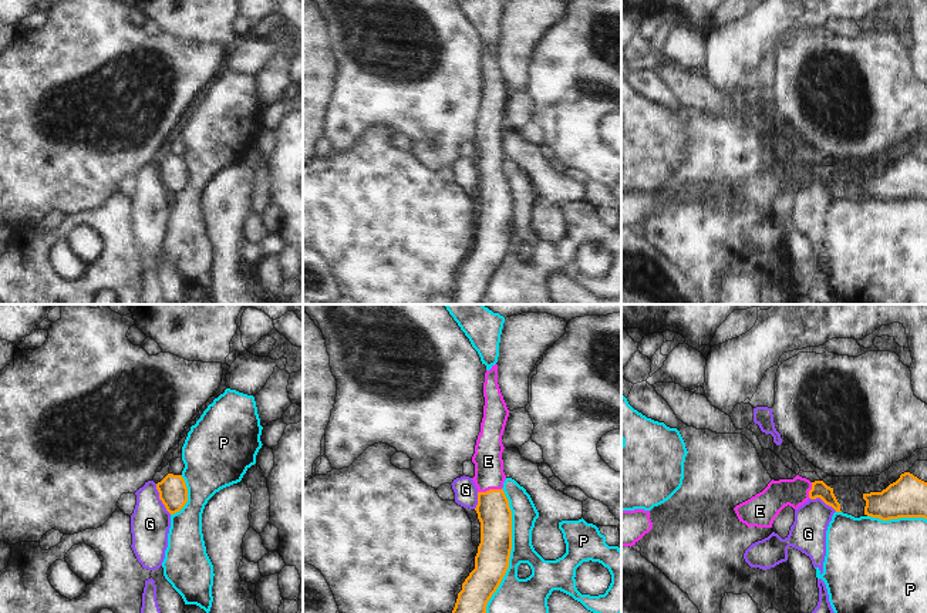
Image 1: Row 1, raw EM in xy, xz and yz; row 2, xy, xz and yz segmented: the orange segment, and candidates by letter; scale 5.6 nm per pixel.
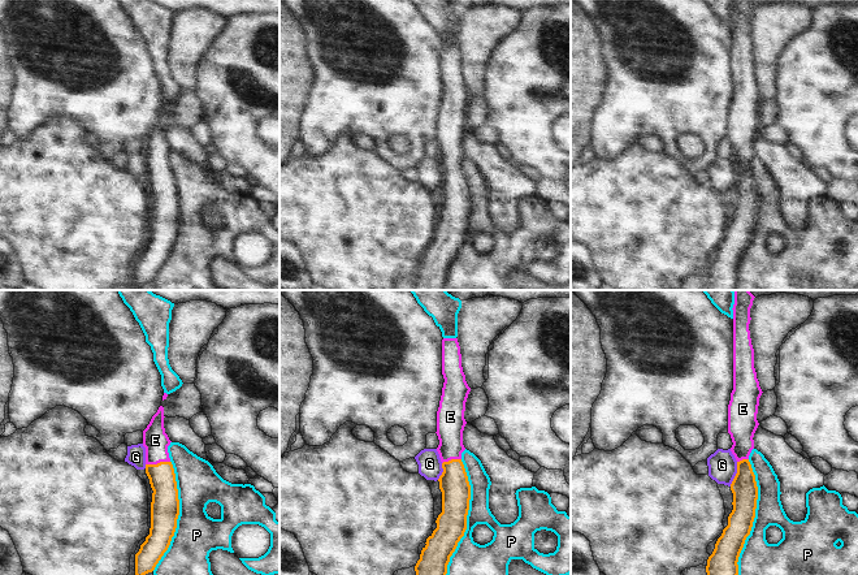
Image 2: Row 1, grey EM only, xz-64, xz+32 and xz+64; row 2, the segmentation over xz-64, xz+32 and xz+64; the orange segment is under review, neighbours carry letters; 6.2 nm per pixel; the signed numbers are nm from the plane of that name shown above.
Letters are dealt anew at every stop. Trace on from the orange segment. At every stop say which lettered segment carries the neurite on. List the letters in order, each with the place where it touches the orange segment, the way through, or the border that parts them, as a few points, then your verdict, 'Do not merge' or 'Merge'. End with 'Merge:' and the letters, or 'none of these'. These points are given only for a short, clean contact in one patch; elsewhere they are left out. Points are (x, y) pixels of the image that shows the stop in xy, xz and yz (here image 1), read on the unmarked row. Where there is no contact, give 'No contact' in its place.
E: Touches orange at xz (489, 171). Path across: xz (494, 194), (489, 171), (488, 142). Merge
G: Touches orange at xy (159, 179). Boundary: xy (155, 165), (161, 184), (171, 195). Do not merge
P: Touches orange at xz (509, 236). Do not merge
Merge: E.

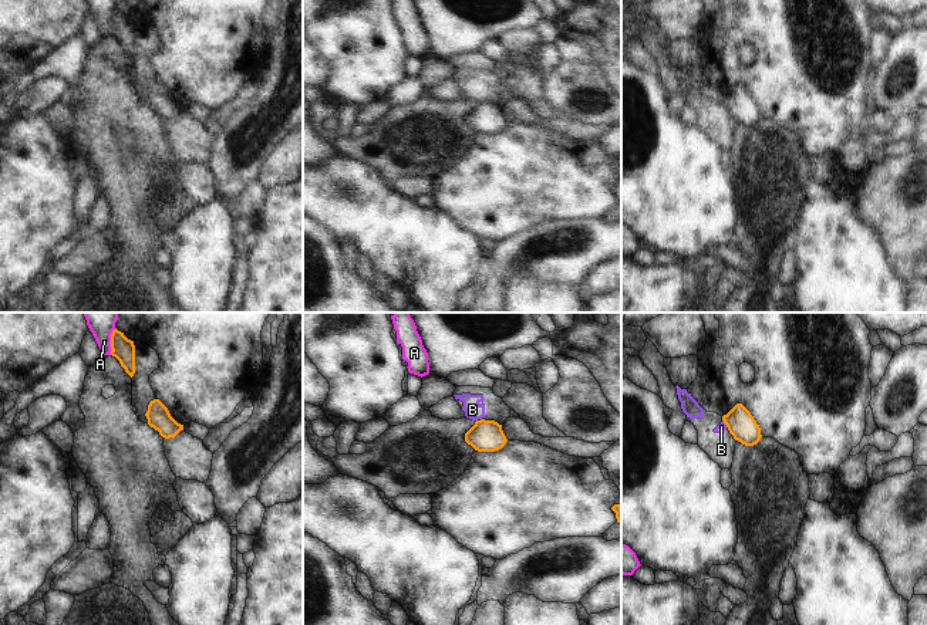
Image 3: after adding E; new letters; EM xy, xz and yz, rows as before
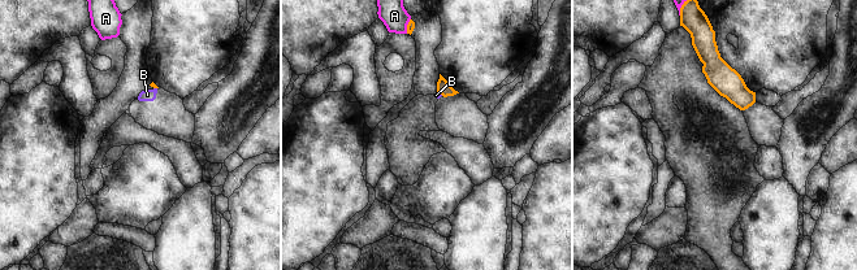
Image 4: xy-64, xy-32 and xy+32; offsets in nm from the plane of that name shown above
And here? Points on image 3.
A: Touches orange at xy (111, 23). Do not merge
B: Touches orange at yz (724, 104). Boundary: yz (722, 101), (727, 108). Do not merge
Merge: none of these.

